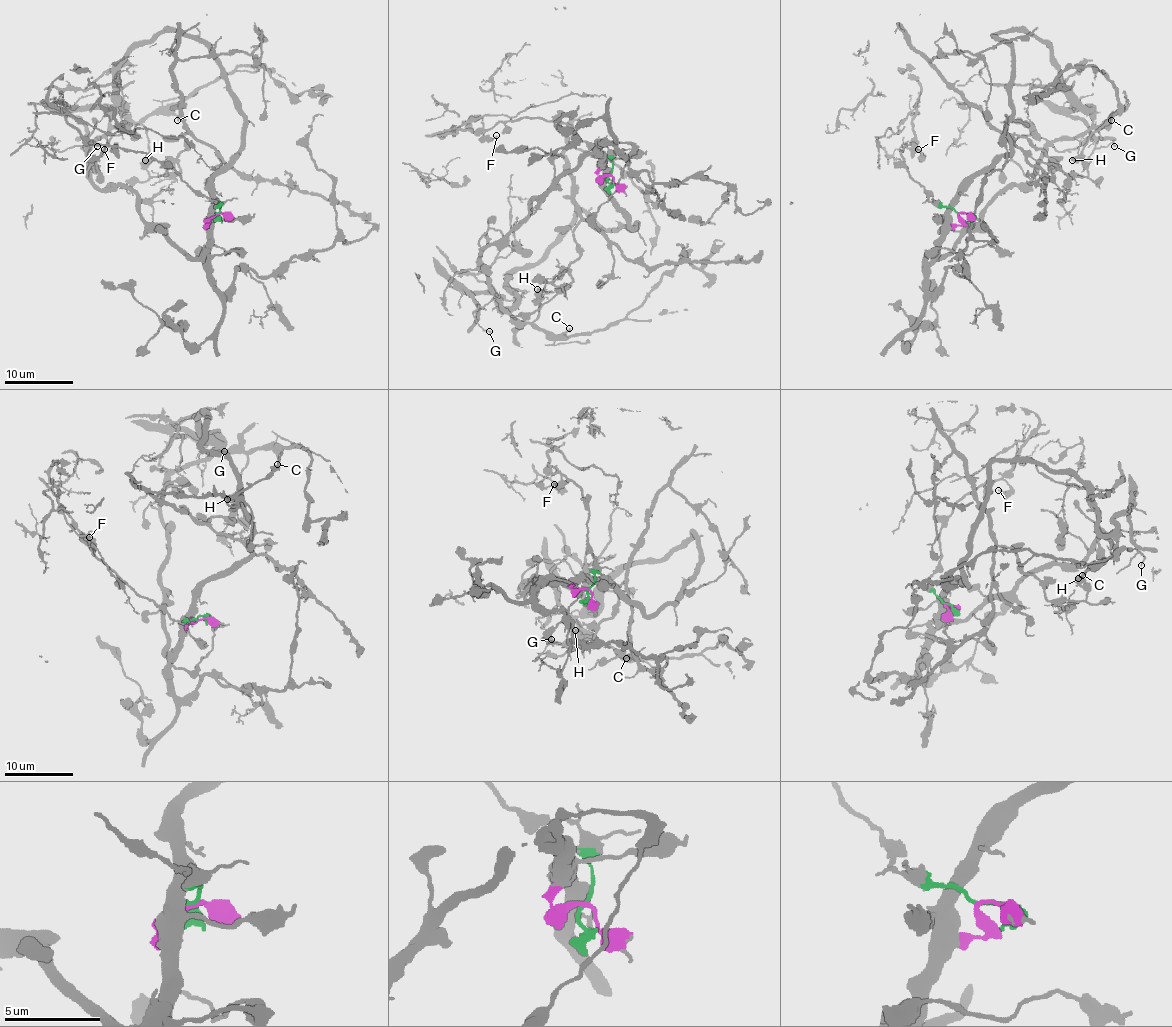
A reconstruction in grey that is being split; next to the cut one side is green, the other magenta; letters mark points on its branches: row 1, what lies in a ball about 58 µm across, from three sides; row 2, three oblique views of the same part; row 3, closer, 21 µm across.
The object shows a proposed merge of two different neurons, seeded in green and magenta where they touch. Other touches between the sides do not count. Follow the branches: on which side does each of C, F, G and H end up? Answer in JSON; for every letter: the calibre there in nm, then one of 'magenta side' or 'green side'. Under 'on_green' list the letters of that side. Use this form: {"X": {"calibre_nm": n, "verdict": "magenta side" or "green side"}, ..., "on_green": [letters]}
{"C": {"calibre_nm": 180, "verdict": "magenta side"}, "F": {"calibre_nm": 140, "verdict": "green side"}, "G": {"calibre_nm": 140, "verdict": "magenta side"}, "H": {"calibre_nm": 700, "verdict": "magenta side"}, "on_green": ["F"]}

